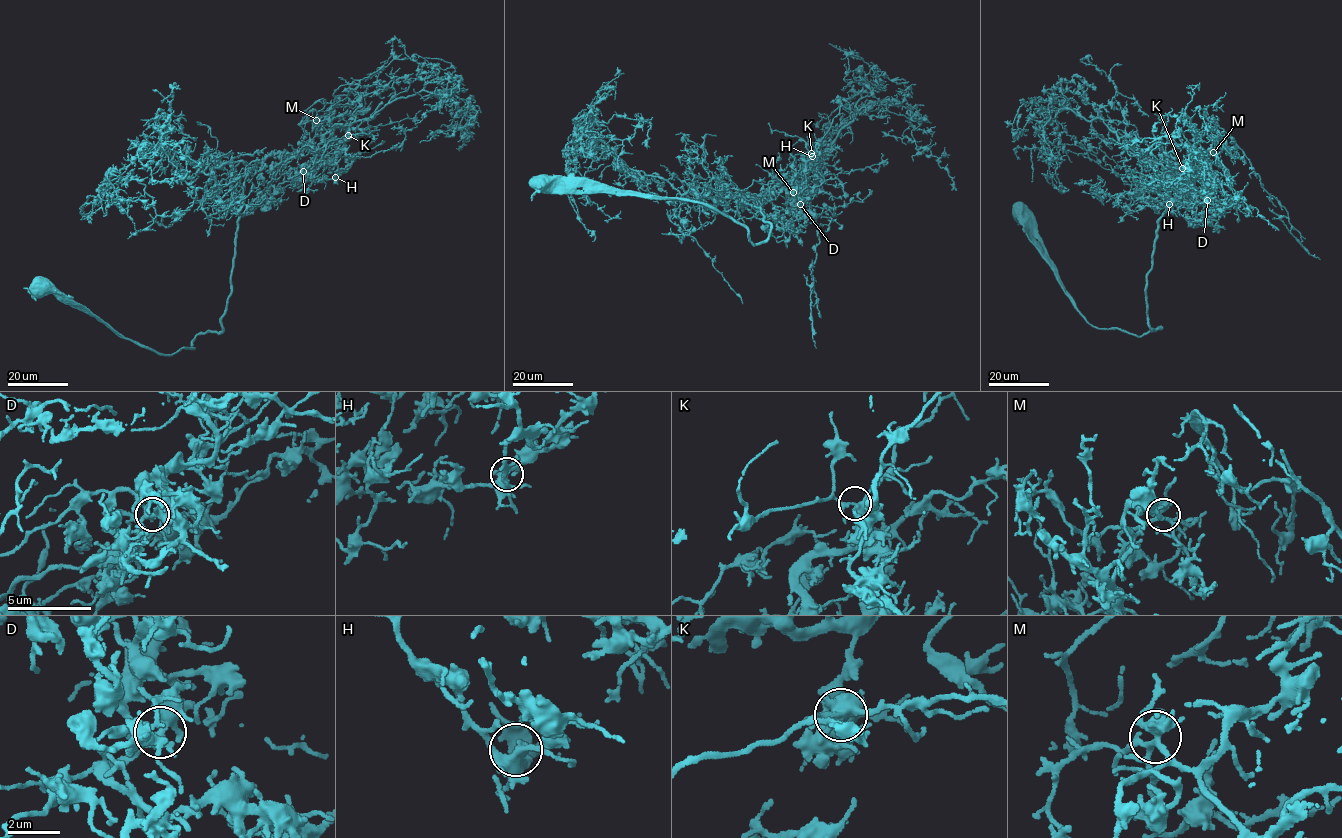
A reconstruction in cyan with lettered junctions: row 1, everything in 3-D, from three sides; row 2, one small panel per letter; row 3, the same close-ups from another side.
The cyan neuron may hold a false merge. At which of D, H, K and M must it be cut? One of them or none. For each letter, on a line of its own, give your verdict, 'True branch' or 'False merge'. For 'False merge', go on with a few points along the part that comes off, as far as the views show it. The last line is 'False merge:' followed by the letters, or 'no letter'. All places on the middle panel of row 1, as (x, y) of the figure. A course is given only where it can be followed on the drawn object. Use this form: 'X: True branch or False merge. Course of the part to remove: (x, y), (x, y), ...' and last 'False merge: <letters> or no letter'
D: True branch
H: True branch
K: True branch
M: True branch
False merge: no letter

